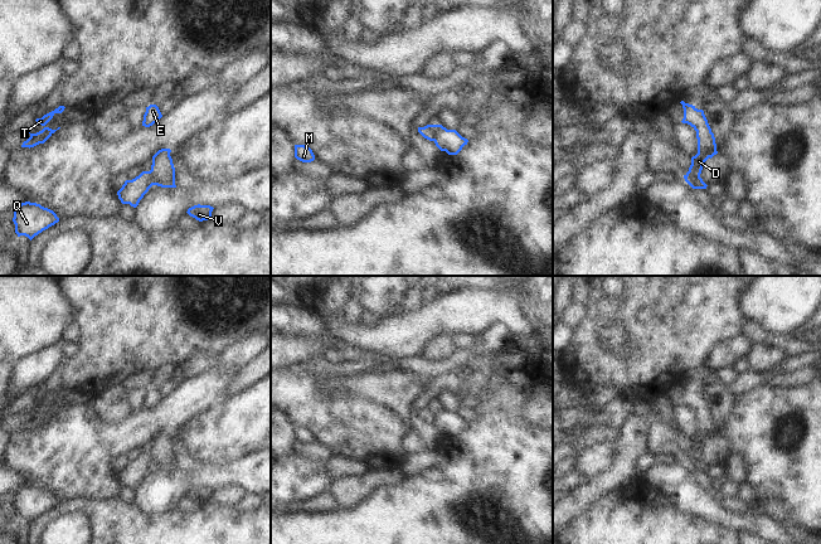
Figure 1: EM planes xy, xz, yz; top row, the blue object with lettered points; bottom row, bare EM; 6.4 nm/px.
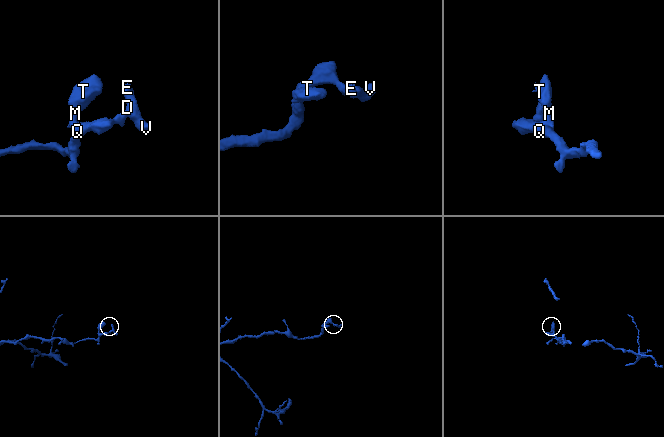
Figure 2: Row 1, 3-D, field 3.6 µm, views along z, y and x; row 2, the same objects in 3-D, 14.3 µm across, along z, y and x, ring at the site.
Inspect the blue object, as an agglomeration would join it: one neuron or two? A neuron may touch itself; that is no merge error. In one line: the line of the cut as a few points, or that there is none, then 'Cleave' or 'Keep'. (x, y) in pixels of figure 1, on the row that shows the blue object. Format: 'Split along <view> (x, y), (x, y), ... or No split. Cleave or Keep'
Split along xz (432, 125), (433, 140). Cleave.

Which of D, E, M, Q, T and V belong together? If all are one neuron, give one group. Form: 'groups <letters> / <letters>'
groups D E V / M Q T

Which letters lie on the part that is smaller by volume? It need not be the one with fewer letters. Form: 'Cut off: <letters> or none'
Cut off: D, E, V

